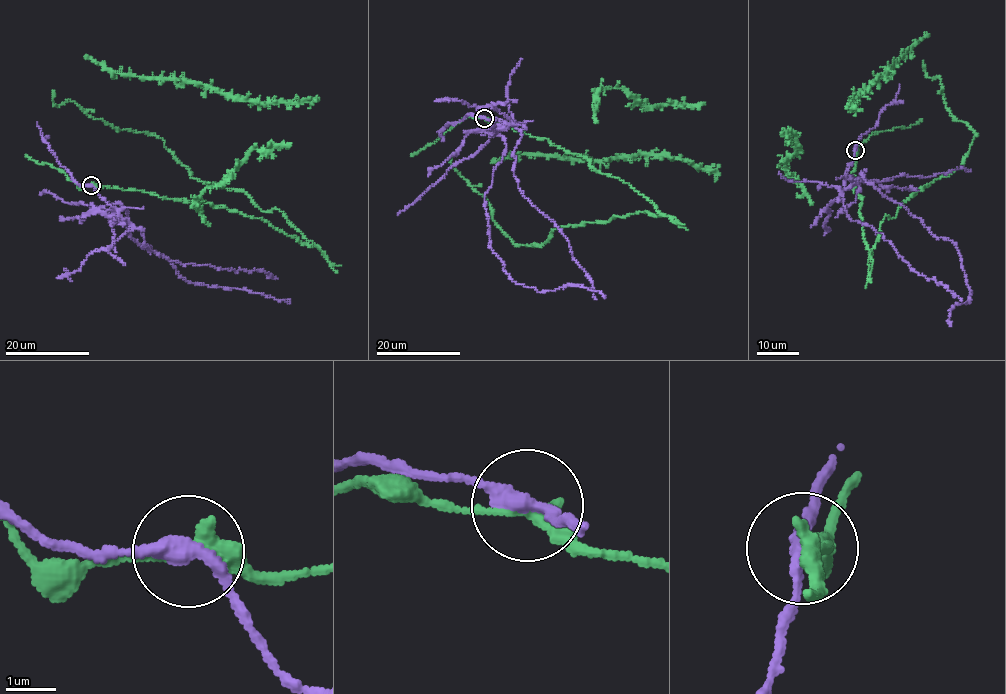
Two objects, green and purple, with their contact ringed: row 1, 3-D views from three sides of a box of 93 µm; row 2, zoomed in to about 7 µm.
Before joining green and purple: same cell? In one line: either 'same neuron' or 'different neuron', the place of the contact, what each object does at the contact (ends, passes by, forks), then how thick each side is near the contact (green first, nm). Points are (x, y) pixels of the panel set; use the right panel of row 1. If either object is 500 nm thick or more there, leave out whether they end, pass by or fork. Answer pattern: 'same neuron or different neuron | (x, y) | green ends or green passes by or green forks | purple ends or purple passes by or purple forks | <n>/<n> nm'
different neuron | (855, 150) | green passes by | purple passes by | 280/320 nm

